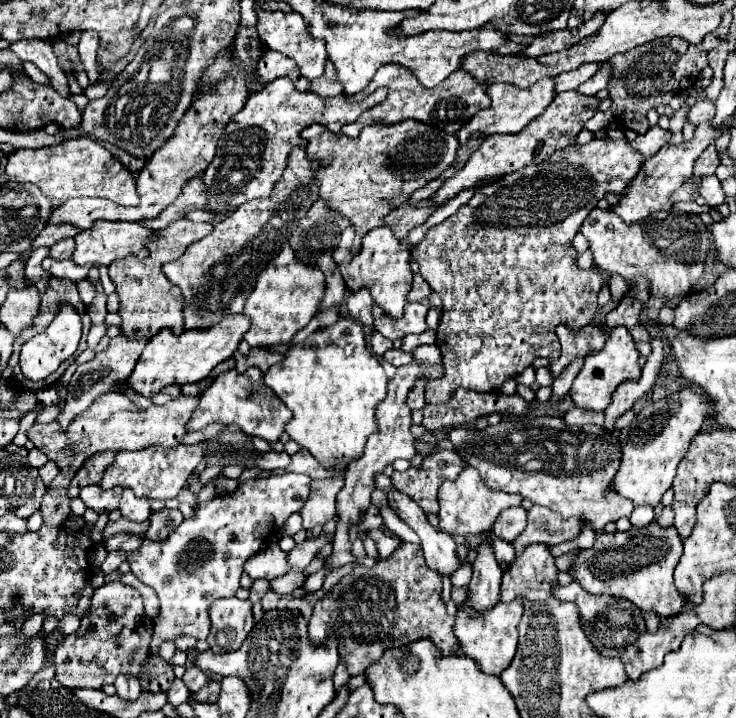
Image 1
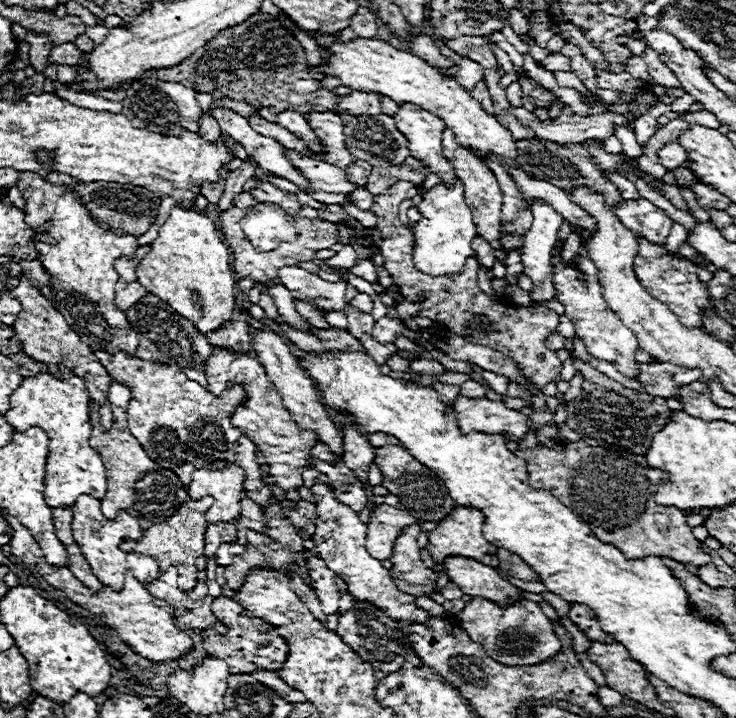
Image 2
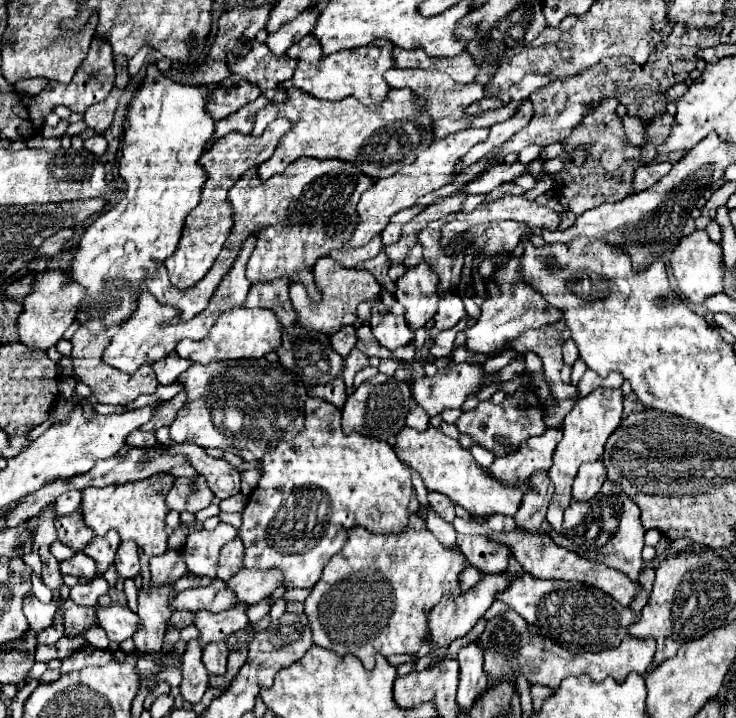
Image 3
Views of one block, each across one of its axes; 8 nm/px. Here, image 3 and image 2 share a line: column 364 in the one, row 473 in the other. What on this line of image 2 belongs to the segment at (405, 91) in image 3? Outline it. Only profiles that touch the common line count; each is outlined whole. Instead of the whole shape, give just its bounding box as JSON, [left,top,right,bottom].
[90,380,188,528]

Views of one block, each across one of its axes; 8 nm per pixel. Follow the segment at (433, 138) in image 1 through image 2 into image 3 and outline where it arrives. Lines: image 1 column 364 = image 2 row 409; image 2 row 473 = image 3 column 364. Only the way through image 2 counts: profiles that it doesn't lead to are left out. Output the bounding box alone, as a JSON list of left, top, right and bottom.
[158,158,374,324]

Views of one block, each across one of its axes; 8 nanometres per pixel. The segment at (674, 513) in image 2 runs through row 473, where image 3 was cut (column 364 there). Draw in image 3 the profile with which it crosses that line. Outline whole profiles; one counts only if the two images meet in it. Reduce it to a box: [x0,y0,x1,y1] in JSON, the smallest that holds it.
[304,512,468,668]

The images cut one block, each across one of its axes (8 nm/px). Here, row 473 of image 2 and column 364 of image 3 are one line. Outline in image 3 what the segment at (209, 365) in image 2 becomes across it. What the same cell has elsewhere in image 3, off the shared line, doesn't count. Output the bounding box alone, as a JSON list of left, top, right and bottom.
[298,256,382,334]

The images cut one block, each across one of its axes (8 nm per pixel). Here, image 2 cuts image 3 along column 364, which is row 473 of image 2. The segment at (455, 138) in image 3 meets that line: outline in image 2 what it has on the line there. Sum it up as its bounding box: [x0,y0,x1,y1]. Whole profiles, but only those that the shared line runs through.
[188,464,244,522]

